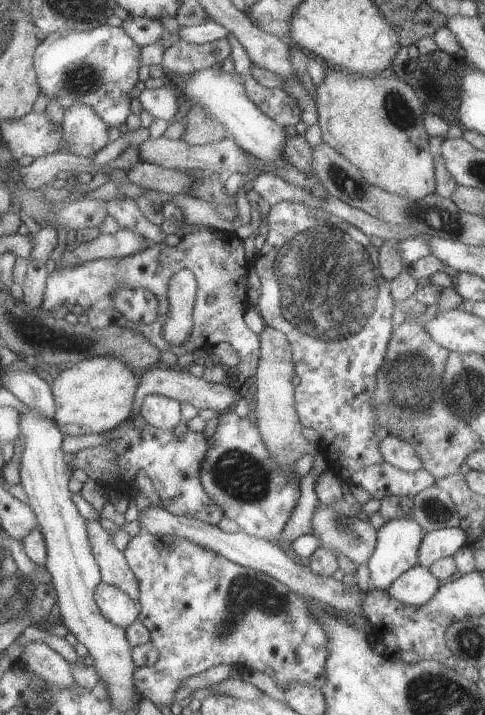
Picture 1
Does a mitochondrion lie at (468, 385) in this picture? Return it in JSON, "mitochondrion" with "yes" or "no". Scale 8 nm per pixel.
{"mitochondrion":"yes"}

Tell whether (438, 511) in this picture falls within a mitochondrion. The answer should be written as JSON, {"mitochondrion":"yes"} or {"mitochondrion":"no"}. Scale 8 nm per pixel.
{"mitochondrion":"yes"}

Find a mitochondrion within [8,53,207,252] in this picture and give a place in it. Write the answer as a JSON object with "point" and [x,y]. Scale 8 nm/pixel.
{"point":[86,79]}

